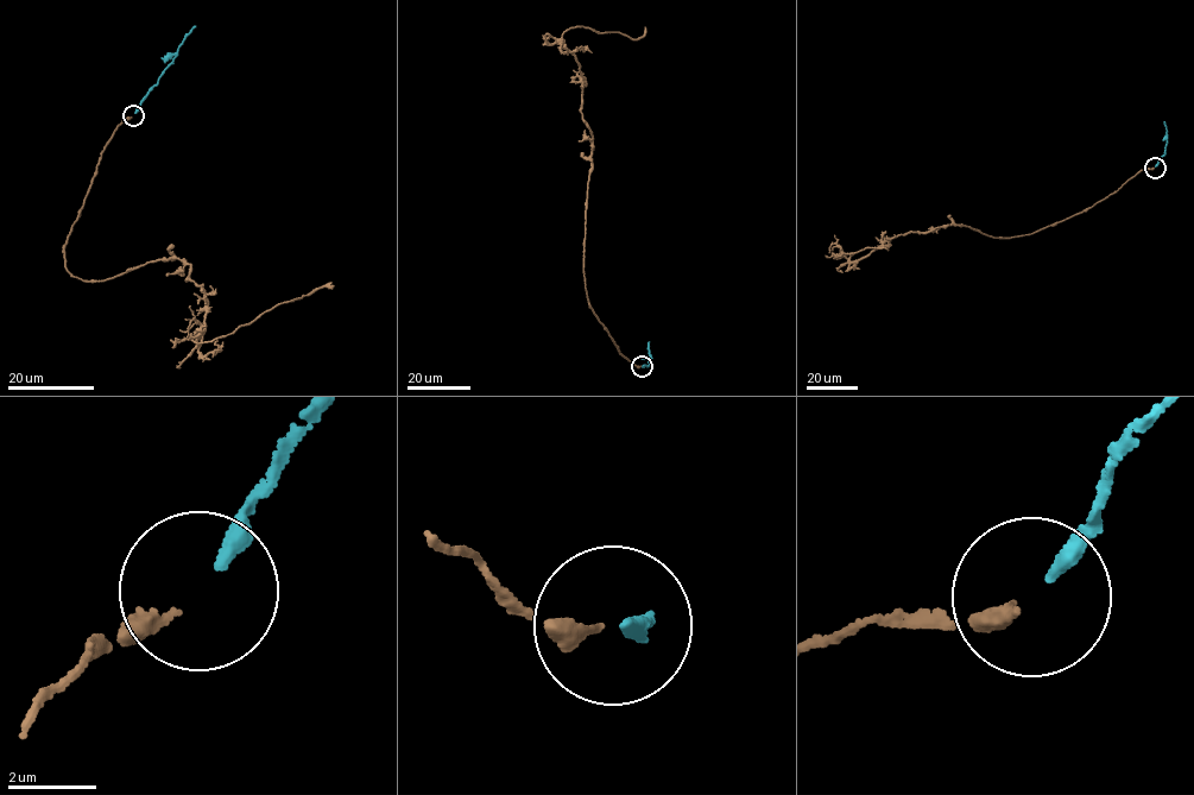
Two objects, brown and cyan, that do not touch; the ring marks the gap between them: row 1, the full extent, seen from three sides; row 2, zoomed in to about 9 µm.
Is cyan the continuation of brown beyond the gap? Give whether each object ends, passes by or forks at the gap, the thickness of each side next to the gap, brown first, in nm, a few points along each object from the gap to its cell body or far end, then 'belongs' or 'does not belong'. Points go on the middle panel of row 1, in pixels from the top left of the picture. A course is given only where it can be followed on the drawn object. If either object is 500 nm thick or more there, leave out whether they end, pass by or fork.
brown ends there; cyan ends there; 240 nm thick on the brown side, 300 nm on the other; brown runs (640, 366), (589, 304), (592, 134), (579, 64), (560, 44), (570, 27), (637, 39), (645, 27); cyan runs (642, 366), (649, 363), (649, 341); belongs

